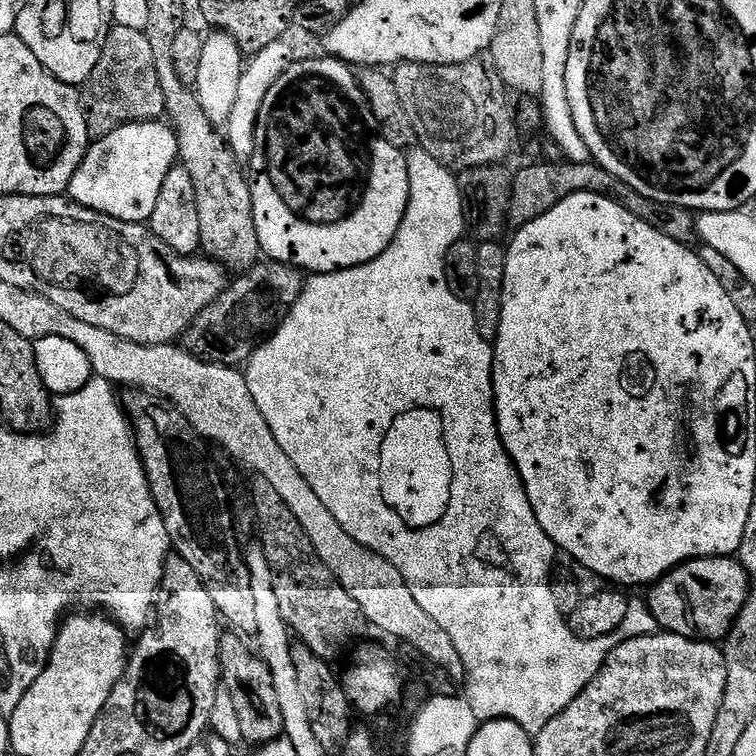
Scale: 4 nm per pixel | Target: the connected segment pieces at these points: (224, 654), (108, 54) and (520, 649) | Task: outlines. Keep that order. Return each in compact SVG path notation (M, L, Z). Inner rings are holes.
M228 630L220 638L220 679L223 691L230 694L230 702L234 702L234 710L238 710L238 722L242 722L242 741L245 745L263 746L281 739L284 735L282 726L282 710L278 706L278 693L274 691L274 678L270 678L270 670L259 655L254 651L253 645L247 644L243 635Z
M121 24L110 30L98 66L94 66L90 78L82 85L82 99L88 134L93 141L127 124L144 124L165 115L162 85L158 82L147 31L130 30L130 26Z
M415 147L407 153L408 173L410 174L410 202L406 214L402 218L402 226L398 226L398 234L390 246L378 258L366 262L362 266L344 268L340 272L321 272L313 275L305 283L300 300L288 312L288 317L281 320L280 327L271 333L252 353L246 364L246 375L250 394L254 394L254 402L258 402L258 410L262 410L262 418L274 430L274 438L278 438L278 446L286 450L290 462L298 466L298 474L310 482L314 494L322 498L326 510L338 518L342 530L354 538L354 542L362 542L374 554L386 558L402 574L406 586L410 586L410 594L414 594L418 606L446 630L450 642L454 642L454 650L458 650L458 658L462 658L466 677L466 699L470 710L474 710L477 722L485 720L513 720L518 726L529 730L545 728L550 718L558 718L578 694L582 694L584 684L552 684L563 676L584 676L588 678L595 673L598 660L604 661L609 651L617 648L621 637L628 631L628 636L638 638L643 633L657 631L658 625L651 614L645 615L642 628L631 628L634 620L640 616L640 608L647 607L647 599L631 597L628 601L626 618L623 624L611 631L607 636L596 639L578 640L568 629L568 621L558 610L554 602L554 594L550 590L552 570L557 563L558 549L556 543L538 526L538 518L534 518L534 506L530 506L530 498L526 498L526 486L504 449L502 438L496 425L496 403L494 402L494 382L492 381L492 362L494 359L493 345L482 334L478 334L475 307L467 300L460 300L450 290L446 282L446 250L454 246L466 232L466 201L460 191L457 173L447 168L438 158L431 156L425 148Z

